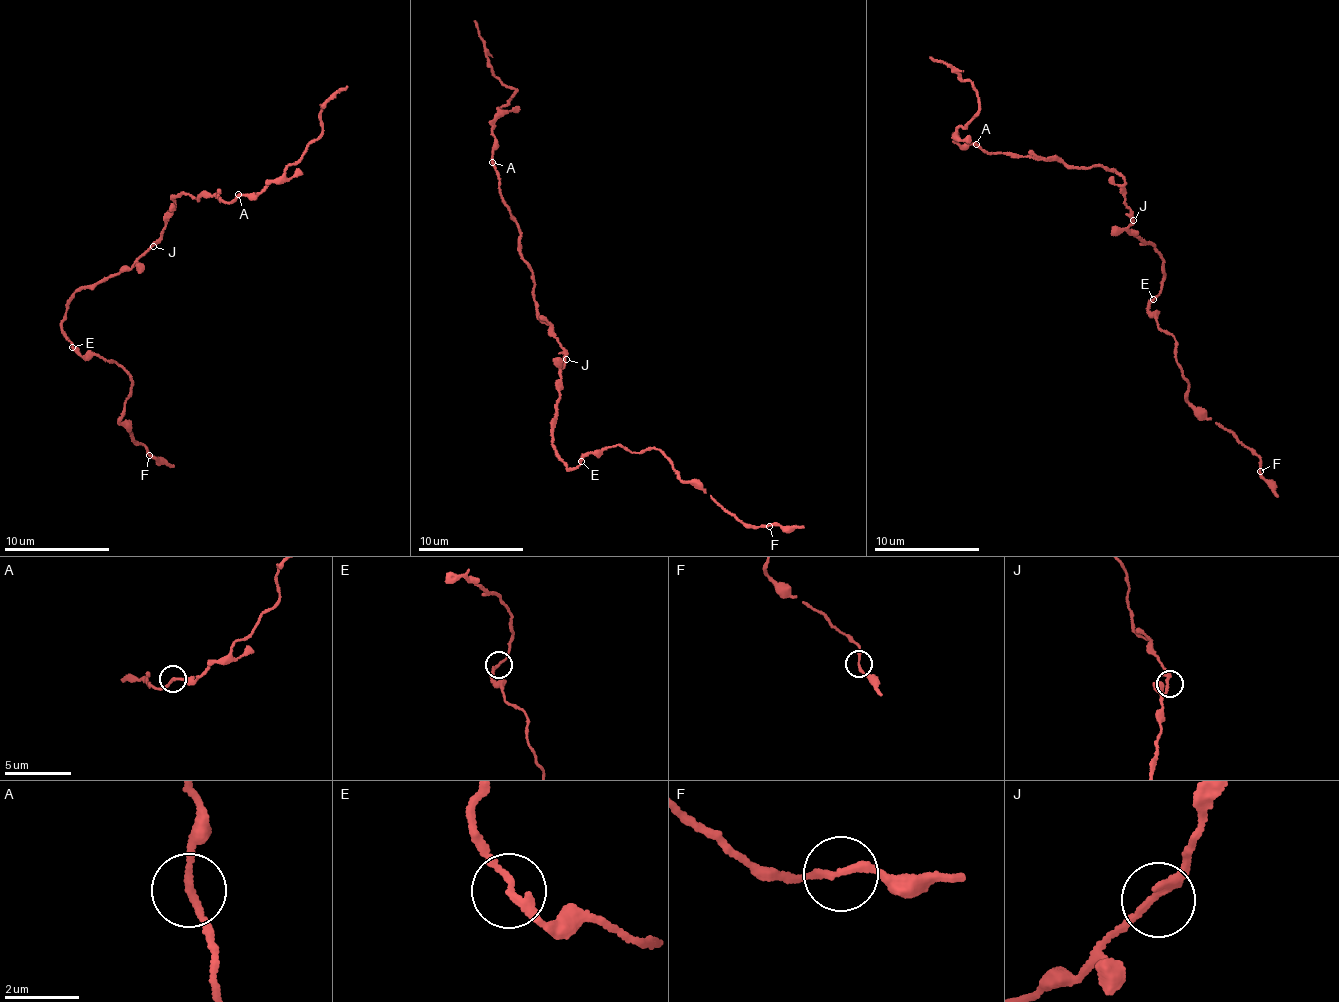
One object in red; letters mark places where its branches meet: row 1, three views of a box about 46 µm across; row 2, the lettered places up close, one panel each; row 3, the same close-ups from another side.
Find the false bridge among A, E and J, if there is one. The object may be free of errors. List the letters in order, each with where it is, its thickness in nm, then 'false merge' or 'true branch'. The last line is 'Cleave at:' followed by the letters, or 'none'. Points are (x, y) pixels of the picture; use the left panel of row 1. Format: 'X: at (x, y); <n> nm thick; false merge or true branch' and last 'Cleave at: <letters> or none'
A: at (238, 194); 170 nm thick; true branch
E: at (72, 347); 190 nm thick; true branch
J: at (153, 246); 220 nm thick; true branch
Cleave at: none

